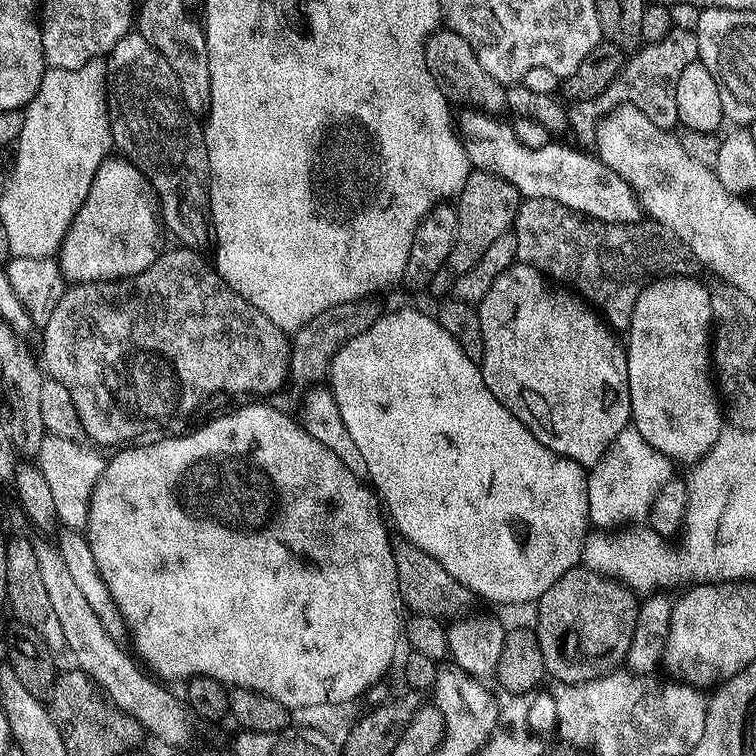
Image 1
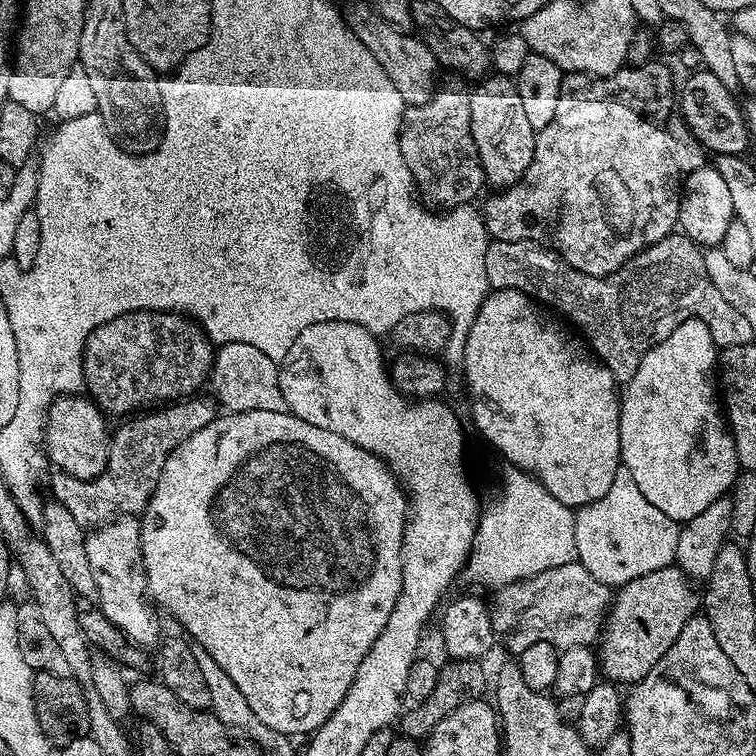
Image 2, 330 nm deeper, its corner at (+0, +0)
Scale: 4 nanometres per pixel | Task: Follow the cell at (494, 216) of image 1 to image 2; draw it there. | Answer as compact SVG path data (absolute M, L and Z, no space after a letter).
M489 74L475 85L470 92L470 130L474 138L474 146L478 146L478 158L482 162L484 179L493 189L503 190L517 184L526 174L530 162L534 158L537 129L530 126L522 107L522 98L518 98L515 79L499 74Z

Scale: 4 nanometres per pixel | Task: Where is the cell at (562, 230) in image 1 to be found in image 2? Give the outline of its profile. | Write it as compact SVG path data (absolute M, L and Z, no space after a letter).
M683 234L667 236L648 248L643 248L633 260L626 261L609 276L582 274L570 267L553 249L545 248L542 244L535 244L529 240L492 240L486 250L486 278L489 289L513 288L525 292L533 300L563 317L583 337L592 355L608 367L610 374L614 374L618 382L634 378L634 370L638 370L644 355L654 346L658 346L658 342L670 338L670 334L674 334L674 330L678 330L682 322L693 318L706 322L710 338L714 338L717 349L742 346L753 343L754 340L750 322L746 322L746 318L742 318L742 314L738 314L738 310L734 310L734 306L730 306L730 302L726 302L726 298L718 294L718 286L710 282L701 246Z

